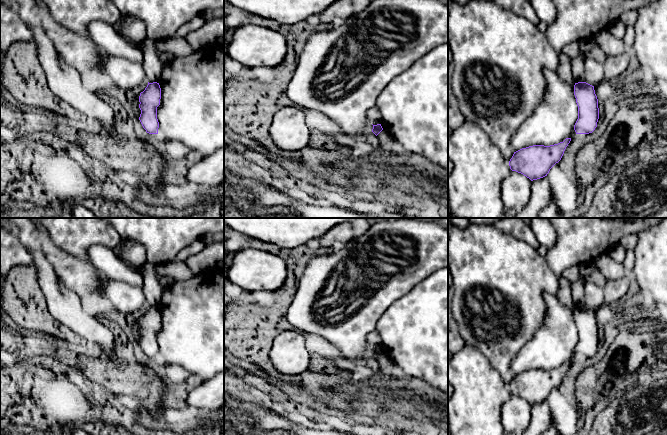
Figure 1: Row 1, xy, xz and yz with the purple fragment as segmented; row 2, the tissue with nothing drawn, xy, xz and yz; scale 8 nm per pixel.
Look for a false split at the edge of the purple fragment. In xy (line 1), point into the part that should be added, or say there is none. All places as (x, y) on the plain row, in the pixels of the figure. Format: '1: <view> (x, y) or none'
1: none

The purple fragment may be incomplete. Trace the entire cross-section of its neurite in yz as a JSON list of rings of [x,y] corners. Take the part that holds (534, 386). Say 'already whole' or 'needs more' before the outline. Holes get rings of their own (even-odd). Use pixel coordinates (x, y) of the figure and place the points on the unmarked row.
already whole | [[[566,362],[563,366],[550,370],[533,369],[522,372],[514,376],[510,383],[510,393],[523,398],[531,405],[543,402],[561,384],[570,365],[571,362]]]

